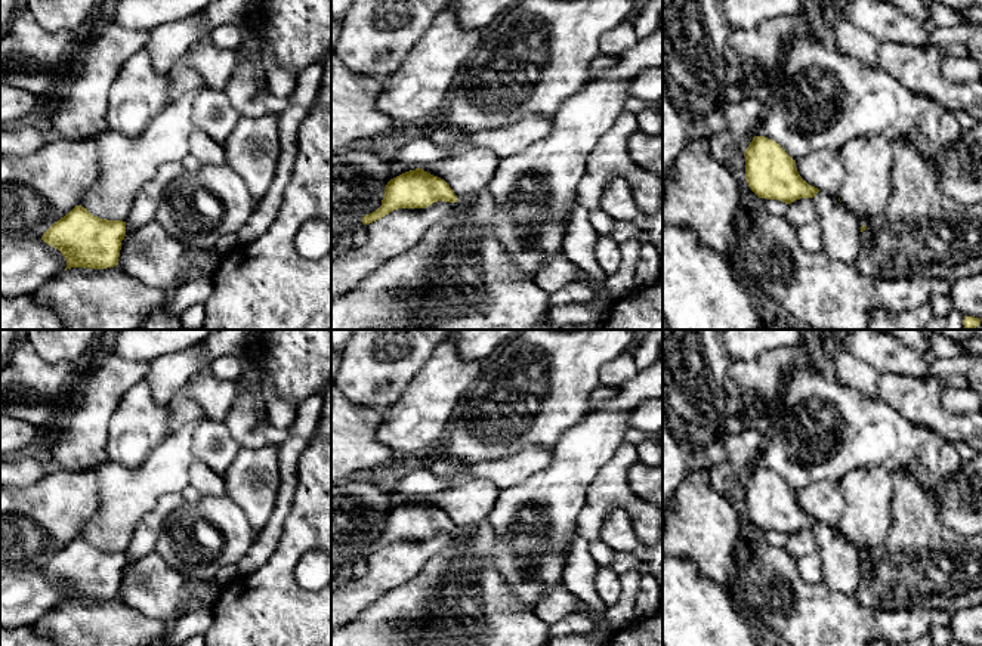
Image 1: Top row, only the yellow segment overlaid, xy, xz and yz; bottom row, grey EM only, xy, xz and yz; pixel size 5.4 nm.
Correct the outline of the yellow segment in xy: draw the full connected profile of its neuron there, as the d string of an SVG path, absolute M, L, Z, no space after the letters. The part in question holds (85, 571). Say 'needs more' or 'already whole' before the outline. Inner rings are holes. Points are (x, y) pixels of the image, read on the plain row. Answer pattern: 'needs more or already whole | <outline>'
already whole | M81 537L55 553L41 571L62 584L67 600L106 600L118 596L126 553L99 550Z

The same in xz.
needs more | M423 500L405 503L390 510L382 537L362 548L370 556L398 540L426 540L438 532L470 535L475 523L457 528L450 516Z

